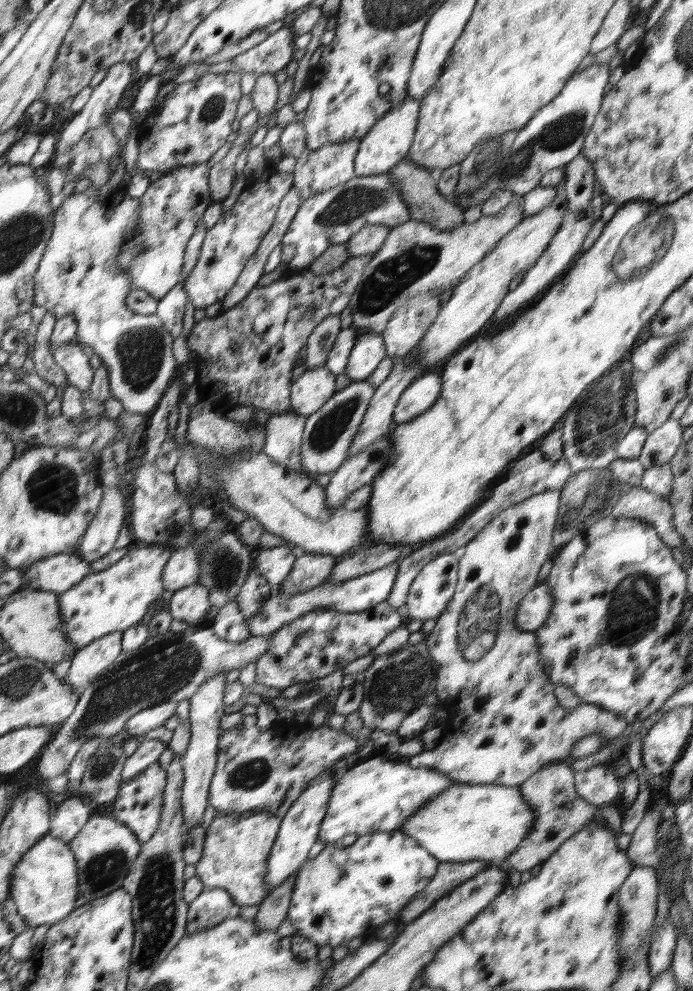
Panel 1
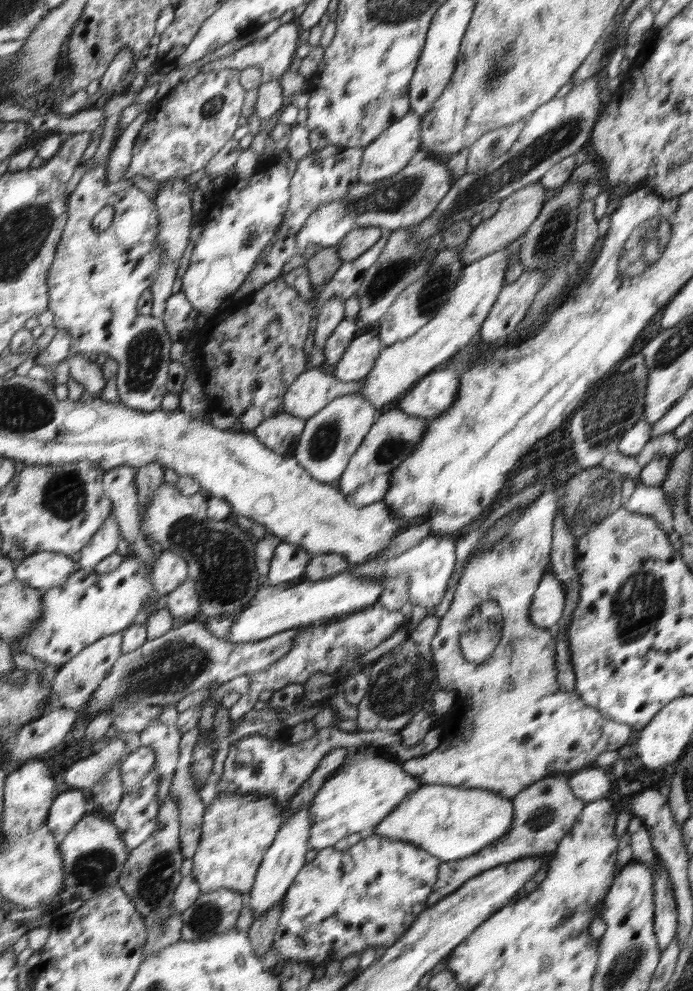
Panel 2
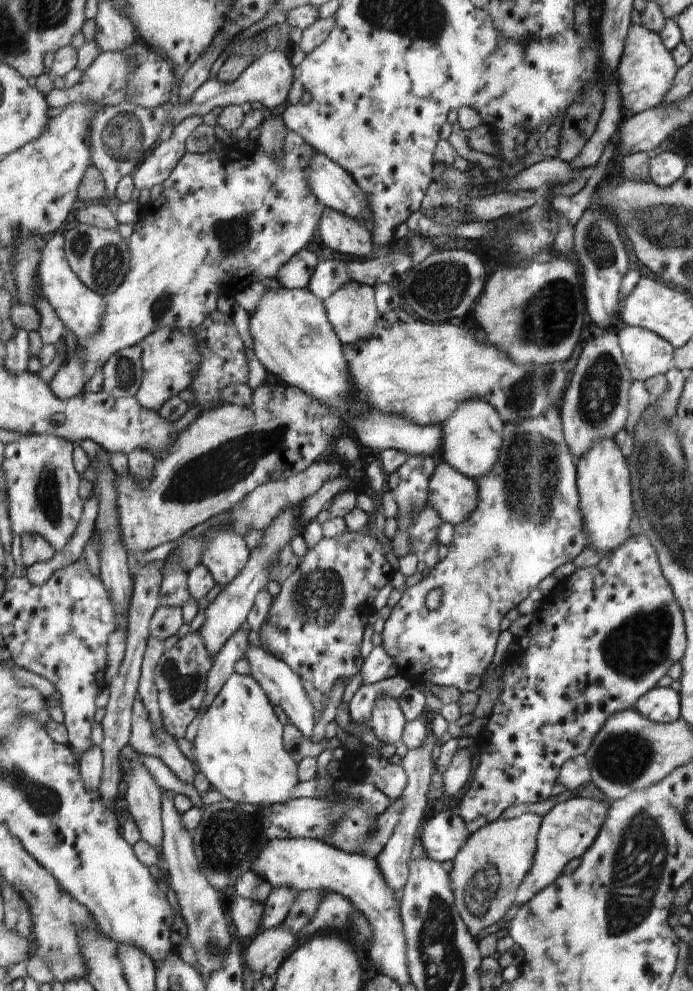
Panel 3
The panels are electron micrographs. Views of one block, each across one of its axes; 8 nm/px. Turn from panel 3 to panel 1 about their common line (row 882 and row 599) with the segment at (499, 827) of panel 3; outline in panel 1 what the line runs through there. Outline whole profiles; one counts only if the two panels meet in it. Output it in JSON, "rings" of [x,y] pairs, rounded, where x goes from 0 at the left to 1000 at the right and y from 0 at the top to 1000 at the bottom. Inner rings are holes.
{"rings":[[[808,495],[805,498],[797,498],[797,503],[779,503],[779,497],[762,502],[758,506],[740,509],[724,517],[720,517],[704,529],[693,535],[690,539],[668,551],[668,560],[662,565],[662,577],[661,577],[661,592],[658,593],[658,599],[649,607],[649,612],[639,618],[638,621],[629,627],[629,631],[620,638],[616,644],[616,653],[620,657],[620,663],[625,664],[625,669],[629,671],[628,684],[620,689],[618,694],[618,700],[620,702],[626,698],[632,705],[635,705],[635,712],[639,716],[641,713],[649,710],[661,710],[661,705],[667,703],[670,709],[670,729],[655,734],[655,740],[646,740],[642,738],[639,744],[623,756],[609,758],[608,761],[600,761],[587,765],[589,771],[600,775],[619,775],[632,776],[635,779],[644,780],[652,787],[654,791],[658,790],[684,790],[684,791],[717,791],[719,793],[739,793],[739,795],[749,795],[752,791],[765,786],[773,778],[778,778],[782,774],[788,774],[794,770],[807,770],[808,768],[817,768],[814,765],[823,763],[823,757],[825,757],[825,751],[840,745],[840,743],[848,743],[860,741],[866,744],[867,751],[877,750],[883,747],[895,746],[896,741],[906,734],[908,730],[903,727],[895,726],[886,720],[886,717],[870,715],[866,712],[857,710],[838,709],[830,716],[821,716],[820,714],[808,714],[805,712],[805,701],[801,699],[799,692],[791,687],[789,676],[785,675],[784,664],[779,663],[776,642],[772,637],[753,638],[743,631],[743,622],[747,620],[747,614],[750,607],[753,607],[756,601],[765,597],[771,591],[773,591],[773,579],[781,577],[779,571],[788,567],[791,563],[791,557],[798,555],[797,553],[797,537],[799,537],[799,529],[802,529],[802,519],[805,519],[805,503],[808,503]]]}

